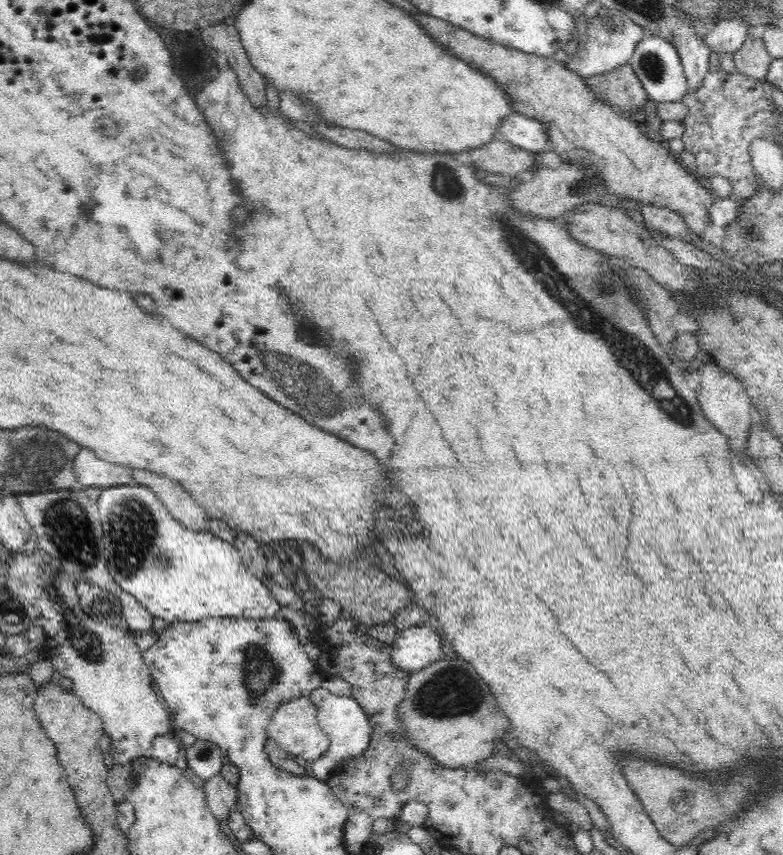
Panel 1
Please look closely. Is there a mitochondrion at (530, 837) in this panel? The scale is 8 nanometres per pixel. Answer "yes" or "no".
yes

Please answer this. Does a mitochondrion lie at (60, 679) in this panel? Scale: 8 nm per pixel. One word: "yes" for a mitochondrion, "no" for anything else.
no

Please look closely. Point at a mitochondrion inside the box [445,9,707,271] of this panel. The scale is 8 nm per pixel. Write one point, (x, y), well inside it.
(583, 185)

